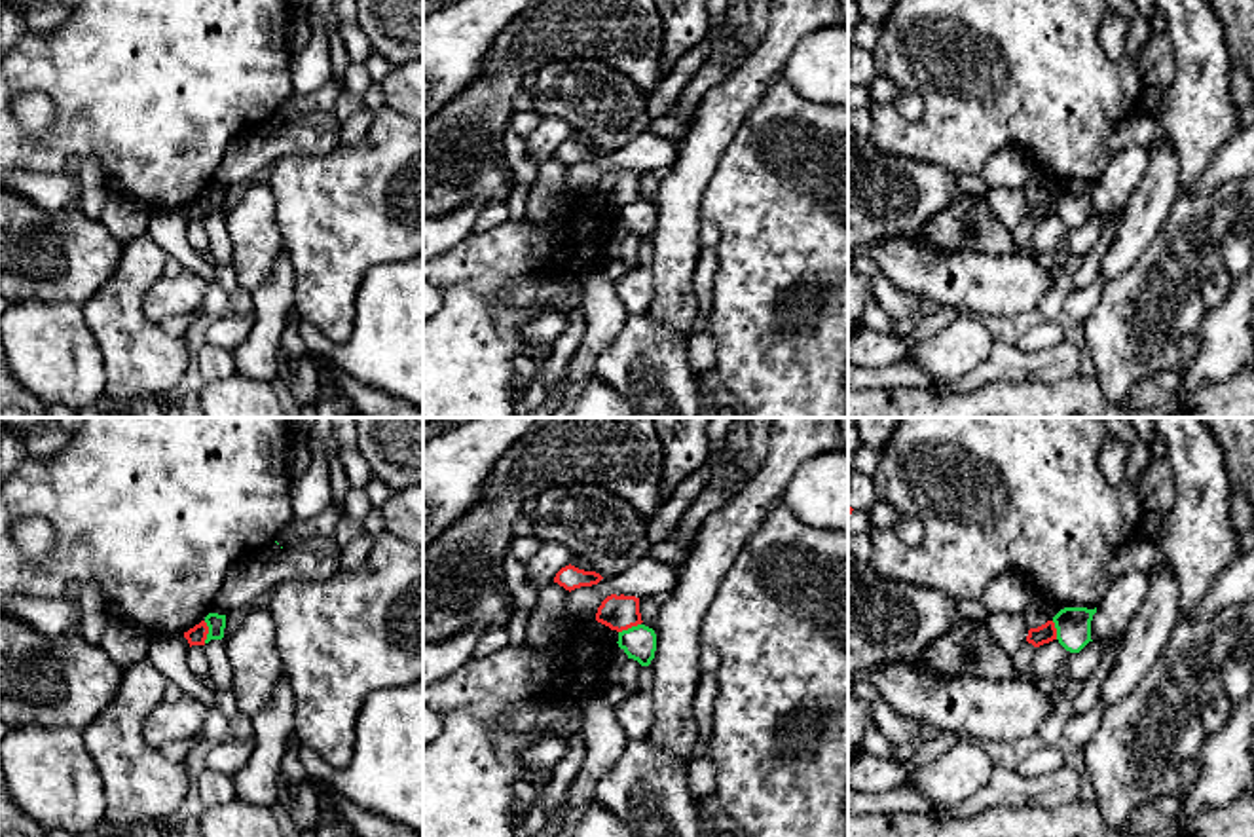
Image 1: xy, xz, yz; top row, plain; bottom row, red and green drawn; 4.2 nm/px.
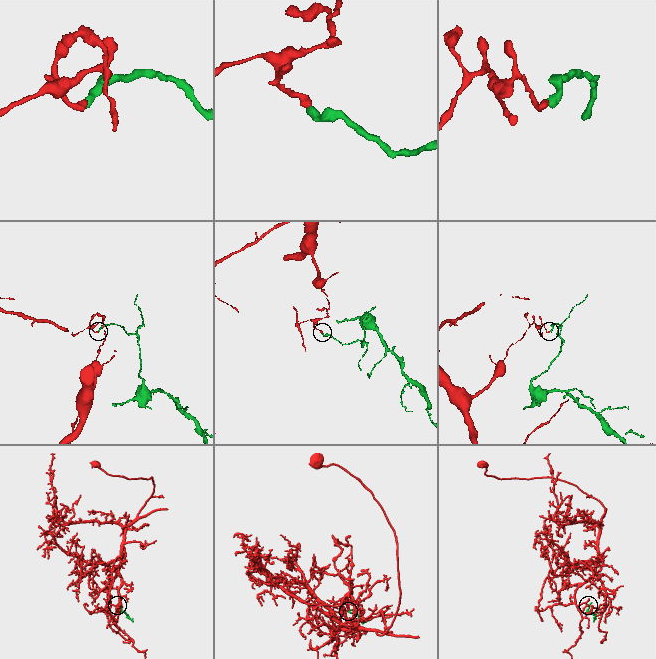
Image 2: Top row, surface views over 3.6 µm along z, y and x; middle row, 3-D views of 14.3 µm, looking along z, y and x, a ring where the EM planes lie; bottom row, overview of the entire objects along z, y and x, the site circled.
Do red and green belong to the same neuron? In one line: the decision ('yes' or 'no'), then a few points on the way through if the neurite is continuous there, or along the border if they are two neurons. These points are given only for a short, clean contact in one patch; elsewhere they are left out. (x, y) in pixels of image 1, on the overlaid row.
no | along xy (203, 621), (207, 627), (205, 642)

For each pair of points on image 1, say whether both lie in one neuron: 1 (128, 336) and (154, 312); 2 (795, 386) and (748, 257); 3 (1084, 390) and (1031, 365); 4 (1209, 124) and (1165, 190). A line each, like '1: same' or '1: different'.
1: different
2: same
3: different
4: different

